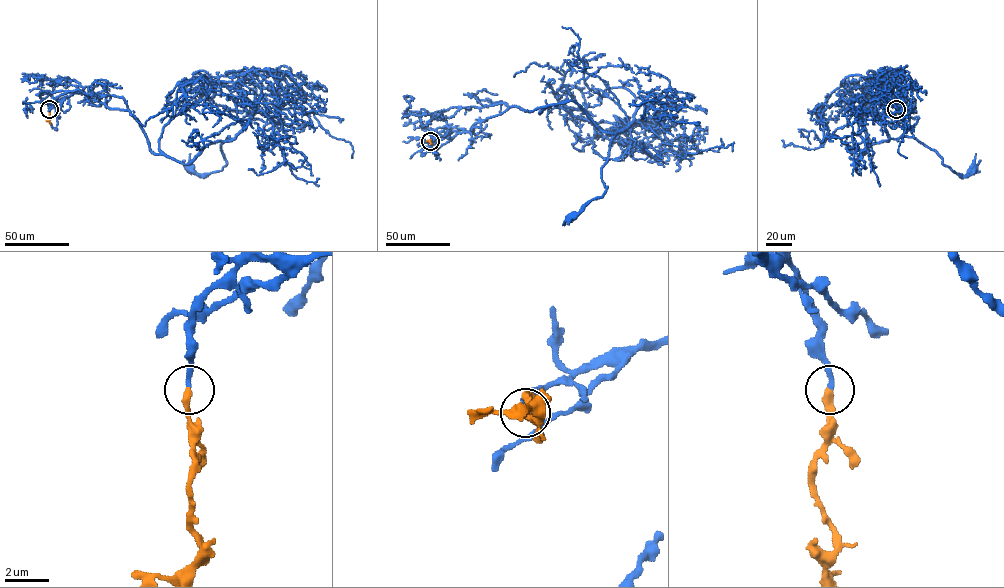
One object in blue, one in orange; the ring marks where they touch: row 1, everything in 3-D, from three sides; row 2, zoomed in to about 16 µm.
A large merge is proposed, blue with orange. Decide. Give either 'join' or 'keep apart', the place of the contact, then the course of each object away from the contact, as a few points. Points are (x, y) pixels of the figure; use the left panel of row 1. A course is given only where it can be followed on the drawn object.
join | (49, 109) | blue via (49, 109), (82, 93), (127, 109), (152, 151), (183, 164), (233, 138), (220, 171), (190, 167) | orange via (49, 109), (50, 124)

